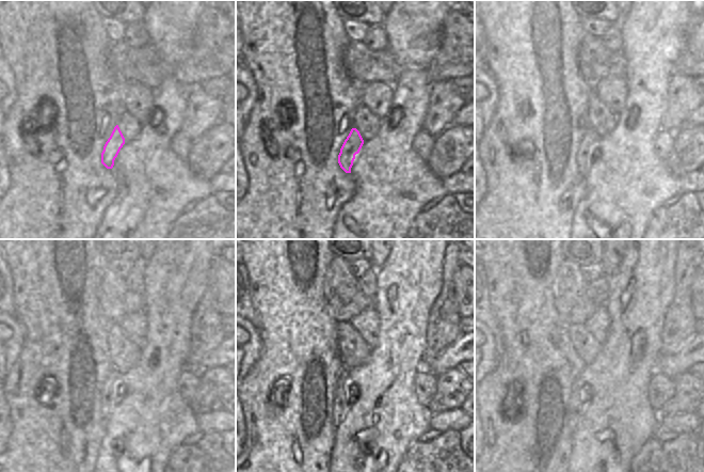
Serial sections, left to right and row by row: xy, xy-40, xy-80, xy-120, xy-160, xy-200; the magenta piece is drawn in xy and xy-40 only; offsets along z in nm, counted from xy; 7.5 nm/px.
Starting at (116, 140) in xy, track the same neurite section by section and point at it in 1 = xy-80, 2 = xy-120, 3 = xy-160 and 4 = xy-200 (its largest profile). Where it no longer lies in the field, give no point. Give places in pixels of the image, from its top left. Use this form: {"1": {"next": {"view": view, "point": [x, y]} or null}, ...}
{"1": {"next": {"view": "xy-80", "point": [589, 143]}}, "2": {"next": {"view": "xy-120", "point": [113, 381]}}, "3": {"next": {"view": "xy-160", "point": [346, 392]}}, "4": {"next": {"view": "xy-200", "point": [580, 393]}}}

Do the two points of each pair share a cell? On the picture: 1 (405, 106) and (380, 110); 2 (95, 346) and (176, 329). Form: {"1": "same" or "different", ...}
{"1": "different", "2": "different"}

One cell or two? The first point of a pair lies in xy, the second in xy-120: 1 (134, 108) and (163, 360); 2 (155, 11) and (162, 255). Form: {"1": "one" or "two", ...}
{"1": "two", "2": "one"}

